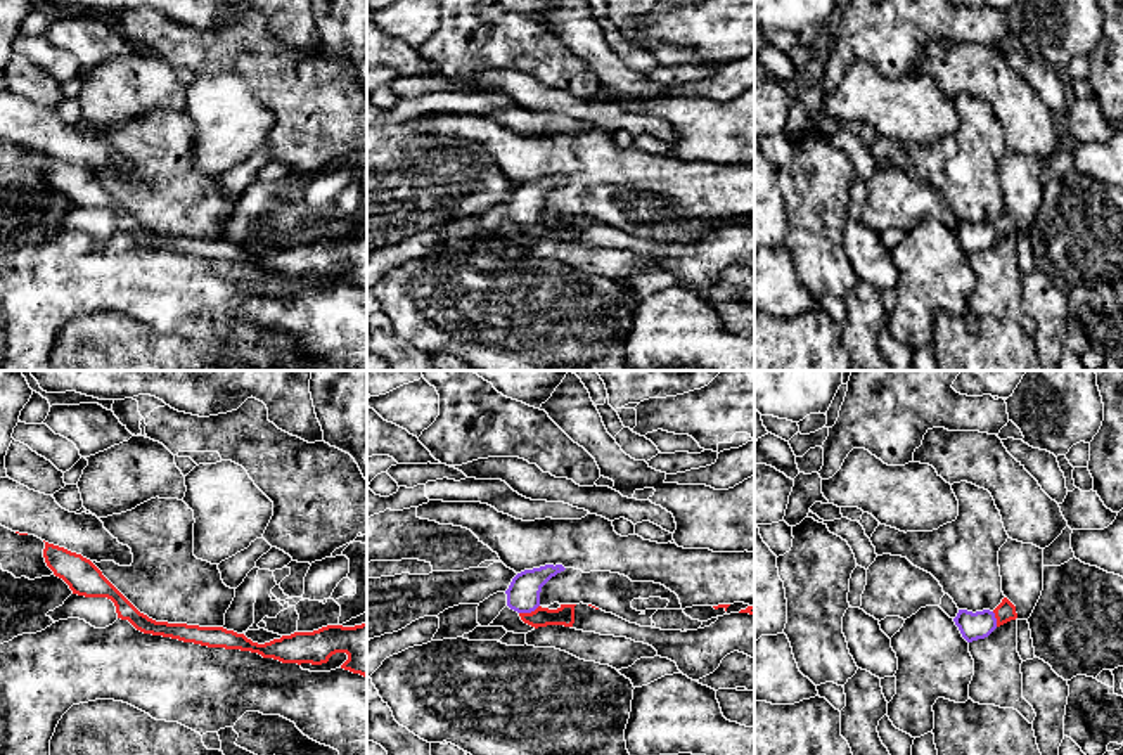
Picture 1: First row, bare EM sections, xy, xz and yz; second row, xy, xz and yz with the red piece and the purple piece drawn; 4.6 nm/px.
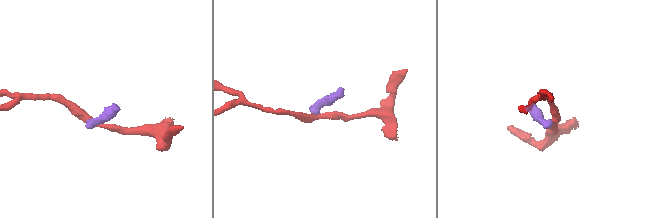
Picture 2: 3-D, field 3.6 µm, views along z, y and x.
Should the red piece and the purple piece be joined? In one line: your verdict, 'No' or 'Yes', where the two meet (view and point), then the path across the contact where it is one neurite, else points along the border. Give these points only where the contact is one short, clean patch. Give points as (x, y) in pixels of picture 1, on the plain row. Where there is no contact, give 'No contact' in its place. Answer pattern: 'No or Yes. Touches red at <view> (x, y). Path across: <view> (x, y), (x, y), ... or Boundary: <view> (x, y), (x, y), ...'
No. Touches red at xz (528, 225). Boundary: xz (539, 217), (530, 224), (519, 225)

